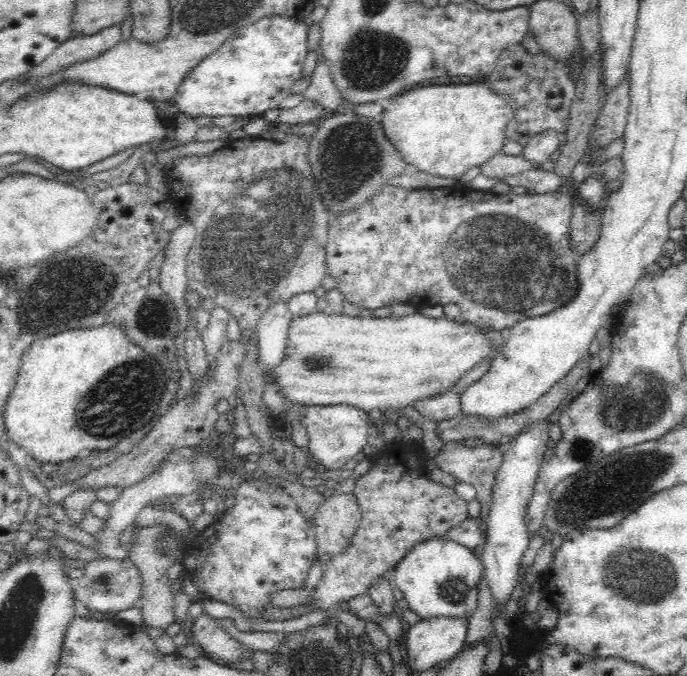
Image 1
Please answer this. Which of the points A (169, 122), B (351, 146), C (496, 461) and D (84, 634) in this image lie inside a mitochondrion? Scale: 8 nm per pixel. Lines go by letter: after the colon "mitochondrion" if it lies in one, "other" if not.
A: other
B: mitochondrion
C: other
D: other

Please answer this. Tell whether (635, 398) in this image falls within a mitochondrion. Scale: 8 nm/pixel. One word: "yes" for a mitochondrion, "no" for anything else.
yes

